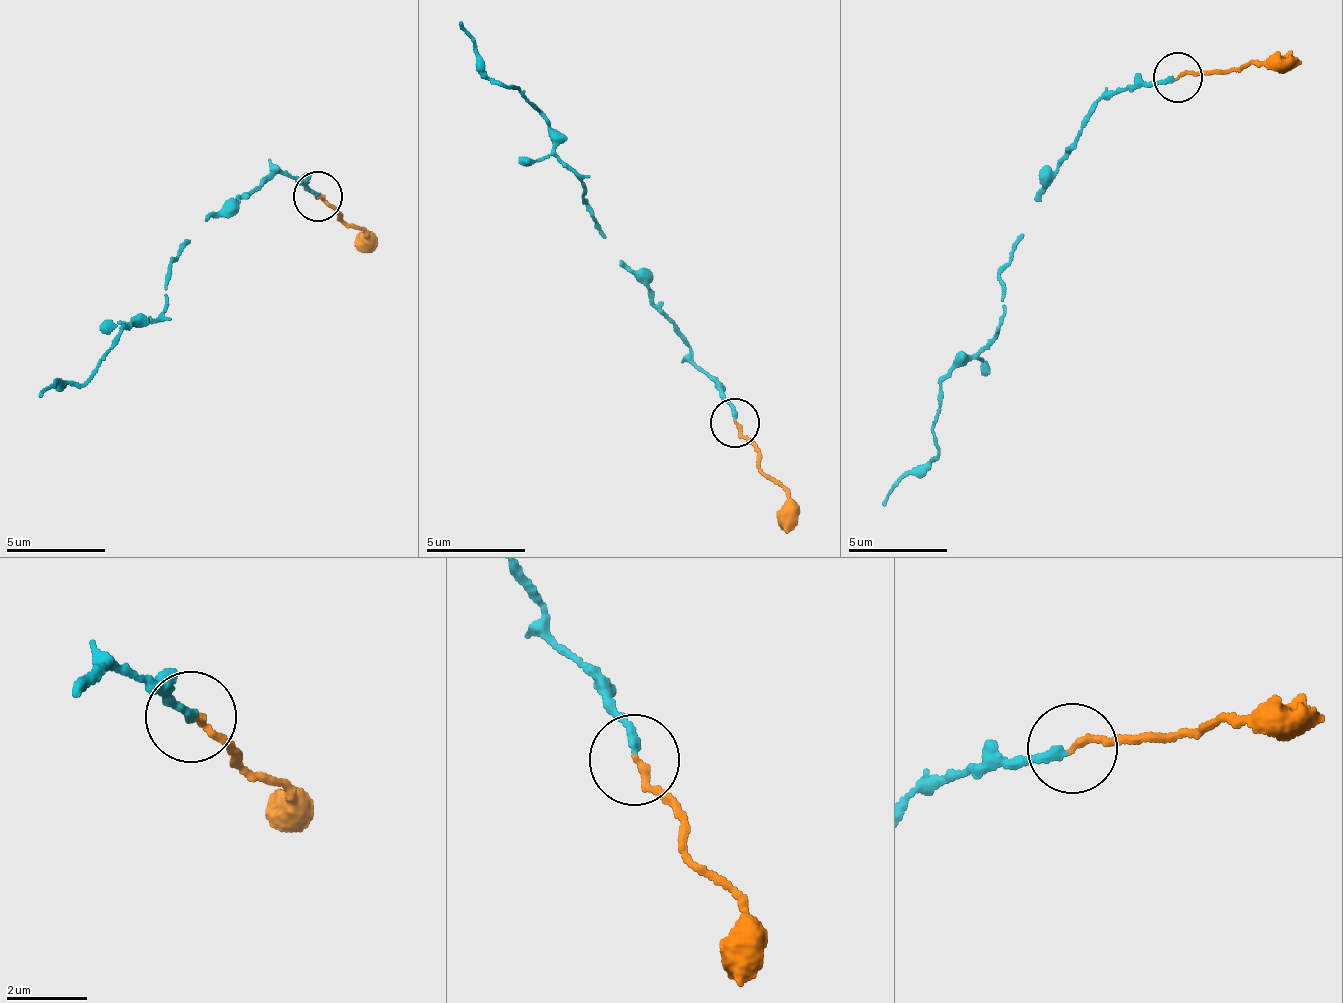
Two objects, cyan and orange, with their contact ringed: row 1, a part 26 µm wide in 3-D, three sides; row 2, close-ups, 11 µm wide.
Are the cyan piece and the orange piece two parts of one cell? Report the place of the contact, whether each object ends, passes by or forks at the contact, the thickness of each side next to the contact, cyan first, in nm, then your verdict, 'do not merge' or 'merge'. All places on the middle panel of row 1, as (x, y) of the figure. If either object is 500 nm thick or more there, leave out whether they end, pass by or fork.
place (734, 422); cyan ends; orange ends; calibres 200 and 180 nm; merge

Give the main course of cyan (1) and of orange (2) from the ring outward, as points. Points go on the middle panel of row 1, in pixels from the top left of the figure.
1: (733, 420), (723, 388), (694, 356), (601, 229), (581, 182), (525, 90), (502, 84), (459, 20)
2: (733, 422), (758, 466), (788, 493), (788, 534)

